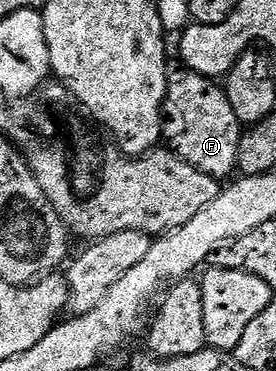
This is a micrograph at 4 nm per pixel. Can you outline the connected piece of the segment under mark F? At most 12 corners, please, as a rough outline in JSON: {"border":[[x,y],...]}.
{"border":[[181,62],[166,70],[182,119],[176,155],[235,175],[244,126],[225,87]]}

